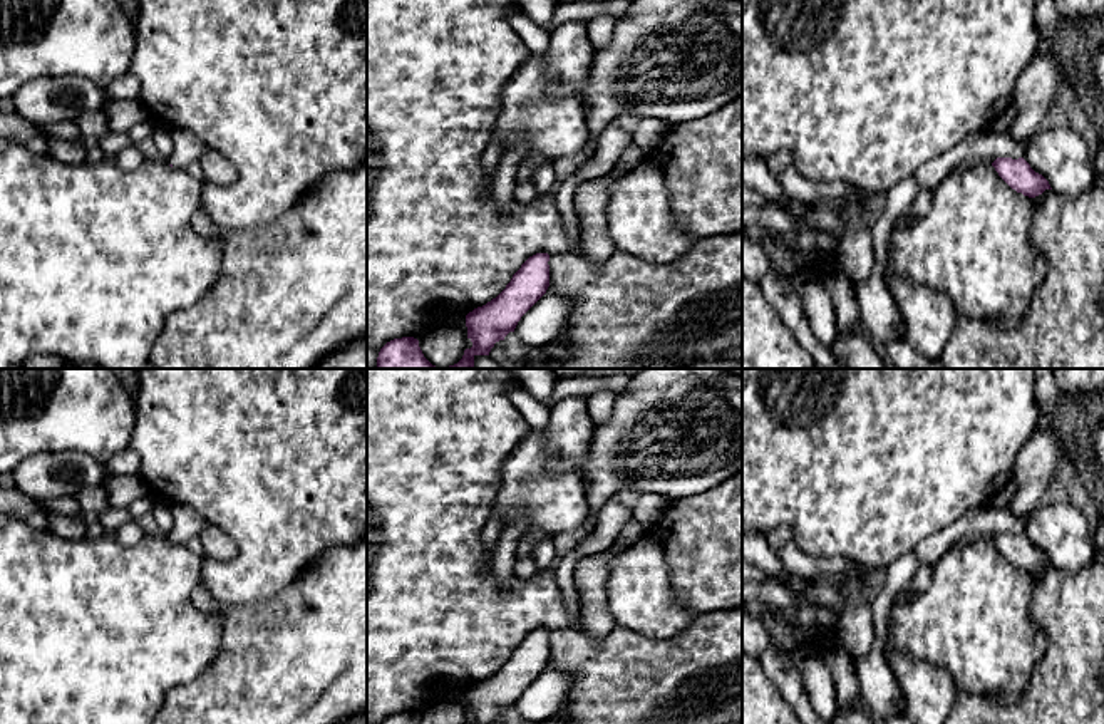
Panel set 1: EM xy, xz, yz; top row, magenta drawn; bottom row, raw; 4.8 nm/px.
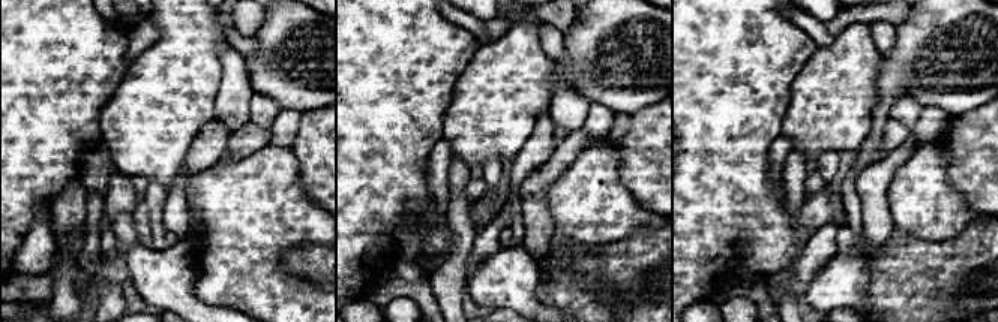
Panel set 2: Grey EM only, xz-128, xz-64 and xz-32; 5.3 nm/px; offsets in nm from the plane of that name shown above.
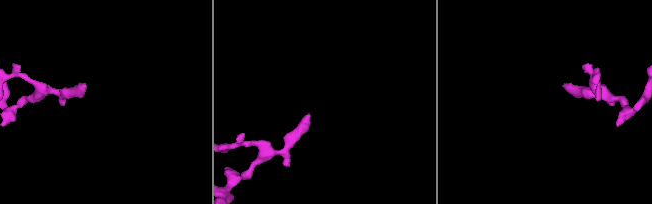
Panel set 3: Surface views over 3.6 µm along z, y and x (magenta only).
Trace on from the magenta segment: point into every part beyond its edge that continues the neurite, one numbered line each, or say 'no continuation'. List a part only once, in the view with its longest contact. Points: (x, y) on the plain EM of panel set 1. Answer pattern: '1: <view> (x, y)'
1: xy (188, 523)

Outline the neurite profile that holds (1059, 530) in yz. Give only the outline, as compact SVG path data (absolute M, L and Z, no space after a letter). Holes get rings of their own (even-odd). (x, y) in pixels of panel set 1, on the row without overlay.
M1072 503L1039 504L1024 520L1024 535L1064 571L1079 571L1097 555L1086 516Z

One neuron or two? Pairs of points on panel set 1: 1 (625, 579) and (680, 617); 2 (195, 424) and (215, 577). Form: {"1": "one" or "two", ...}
{"1": "one", "2": "one"}

